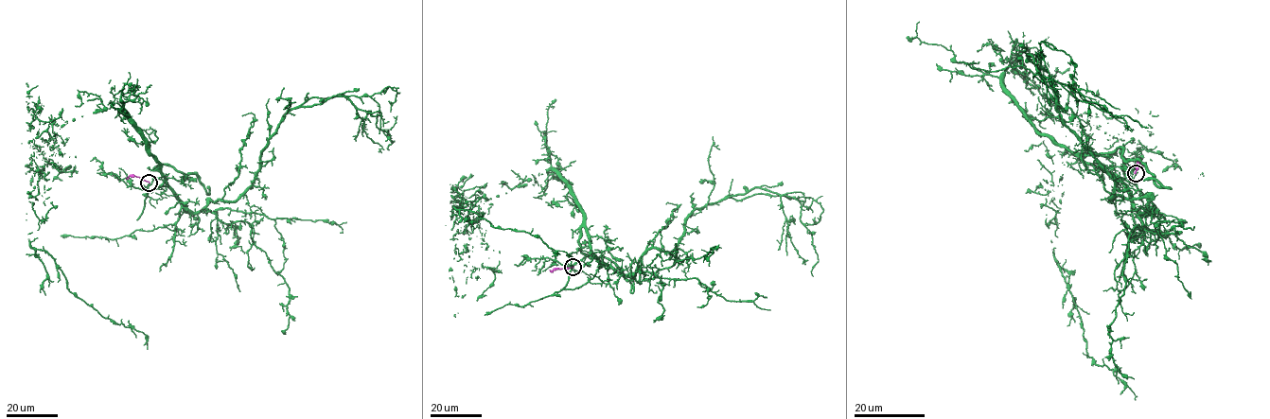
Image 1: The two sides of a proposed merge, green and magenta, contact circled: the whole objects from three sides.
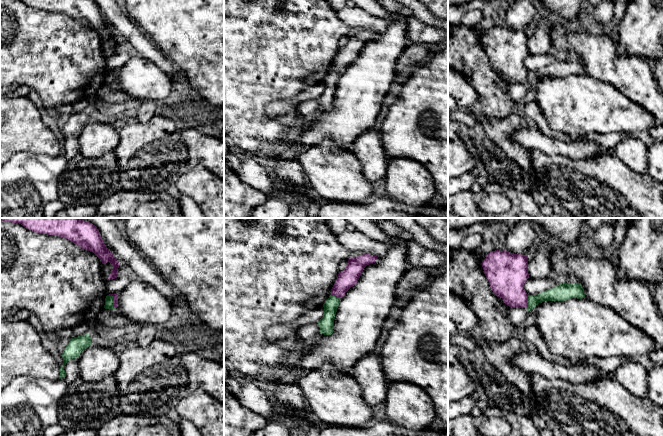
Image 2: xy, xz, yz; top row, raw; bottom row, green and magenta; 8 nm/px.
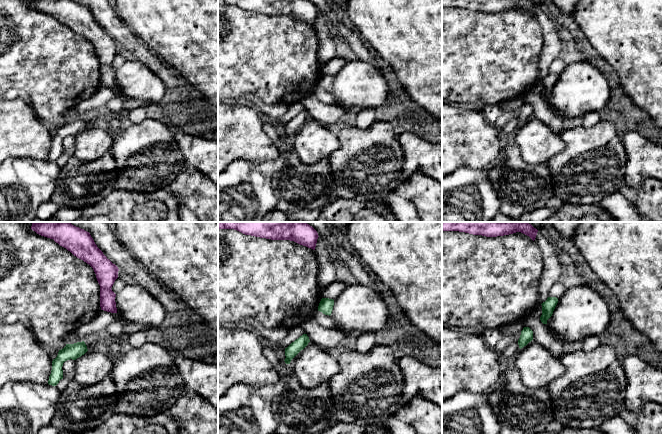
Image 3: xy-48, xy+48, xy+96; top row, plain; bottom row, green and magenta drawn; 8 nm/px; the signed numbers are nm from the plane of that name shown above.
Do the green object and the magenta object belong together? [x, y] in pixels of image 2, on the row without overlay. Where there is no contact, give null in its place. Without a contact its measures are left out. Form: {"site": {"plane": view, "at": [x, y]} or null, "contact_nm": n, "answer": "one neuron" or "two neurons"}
{"site": {"plane": "xy", "at": [113, 77]}, "contact_nm": 130, "answer": "two neurons"}

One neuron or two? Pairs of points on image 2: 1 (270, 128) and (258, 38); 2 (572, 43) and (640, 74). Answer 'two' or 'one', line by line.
1: one
2: one

